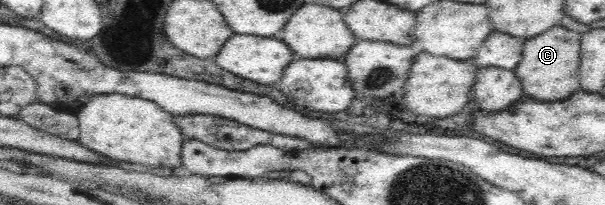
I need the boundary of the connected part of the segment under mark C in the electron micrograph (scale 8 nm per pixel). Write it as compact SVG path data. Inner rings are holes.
M560 25L550 28L544 34L524 40L522 60L514 68L514 74L522 82L522 92L538 102L556 102L568 98L572 93L581 90L578 66L580 64L581 33L568 30Z

